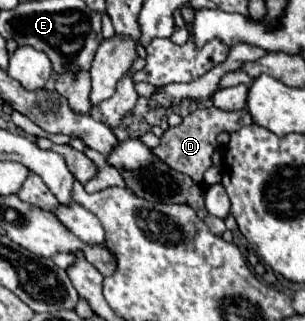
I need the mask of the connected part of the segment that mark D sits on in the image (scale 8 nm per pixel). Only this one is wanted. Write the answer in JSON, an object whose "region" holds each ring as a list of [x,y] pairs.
{"region":[[[198,107],[178,127],[168,127],[160,137],[160,145],[152,149],[152,153],[162,159],[170,169],[178,173],[186,173],[192,181],[202,183],[204,171],[212,165],[212,153],[216,151],[216,137],[218,133],[234,133],[246,125],[250,125],[250,113],[246,109],[240,111],[220,111],[216,107]]]}

